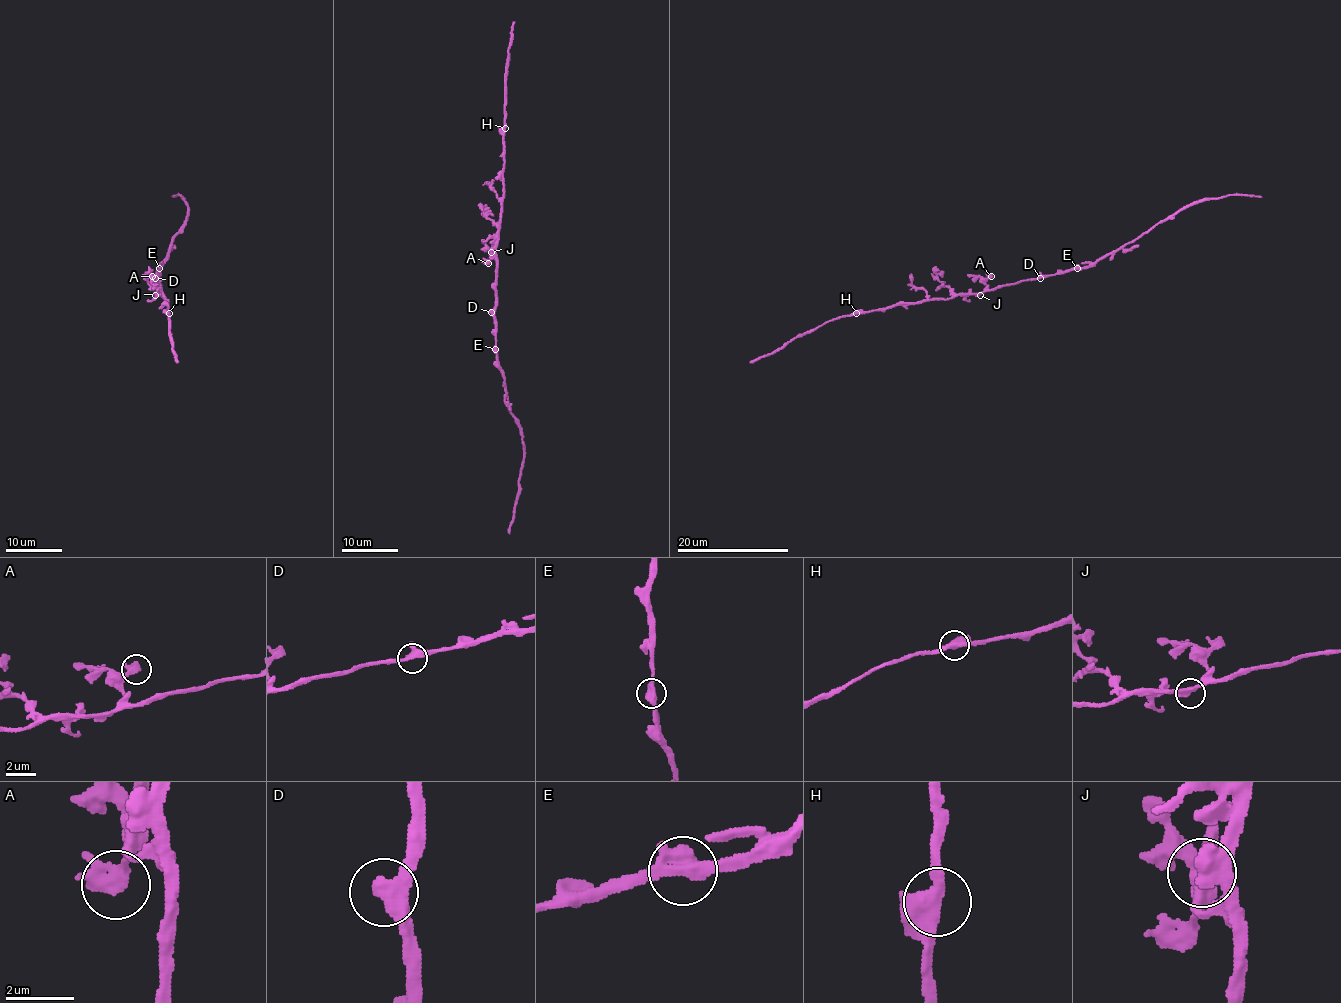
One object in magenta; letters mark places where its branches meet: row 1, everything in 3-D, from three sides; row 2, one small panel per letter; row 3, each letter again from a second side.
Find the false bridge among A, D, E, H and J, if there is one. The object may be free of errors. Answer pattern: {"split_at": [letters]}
{"split_at": []}

